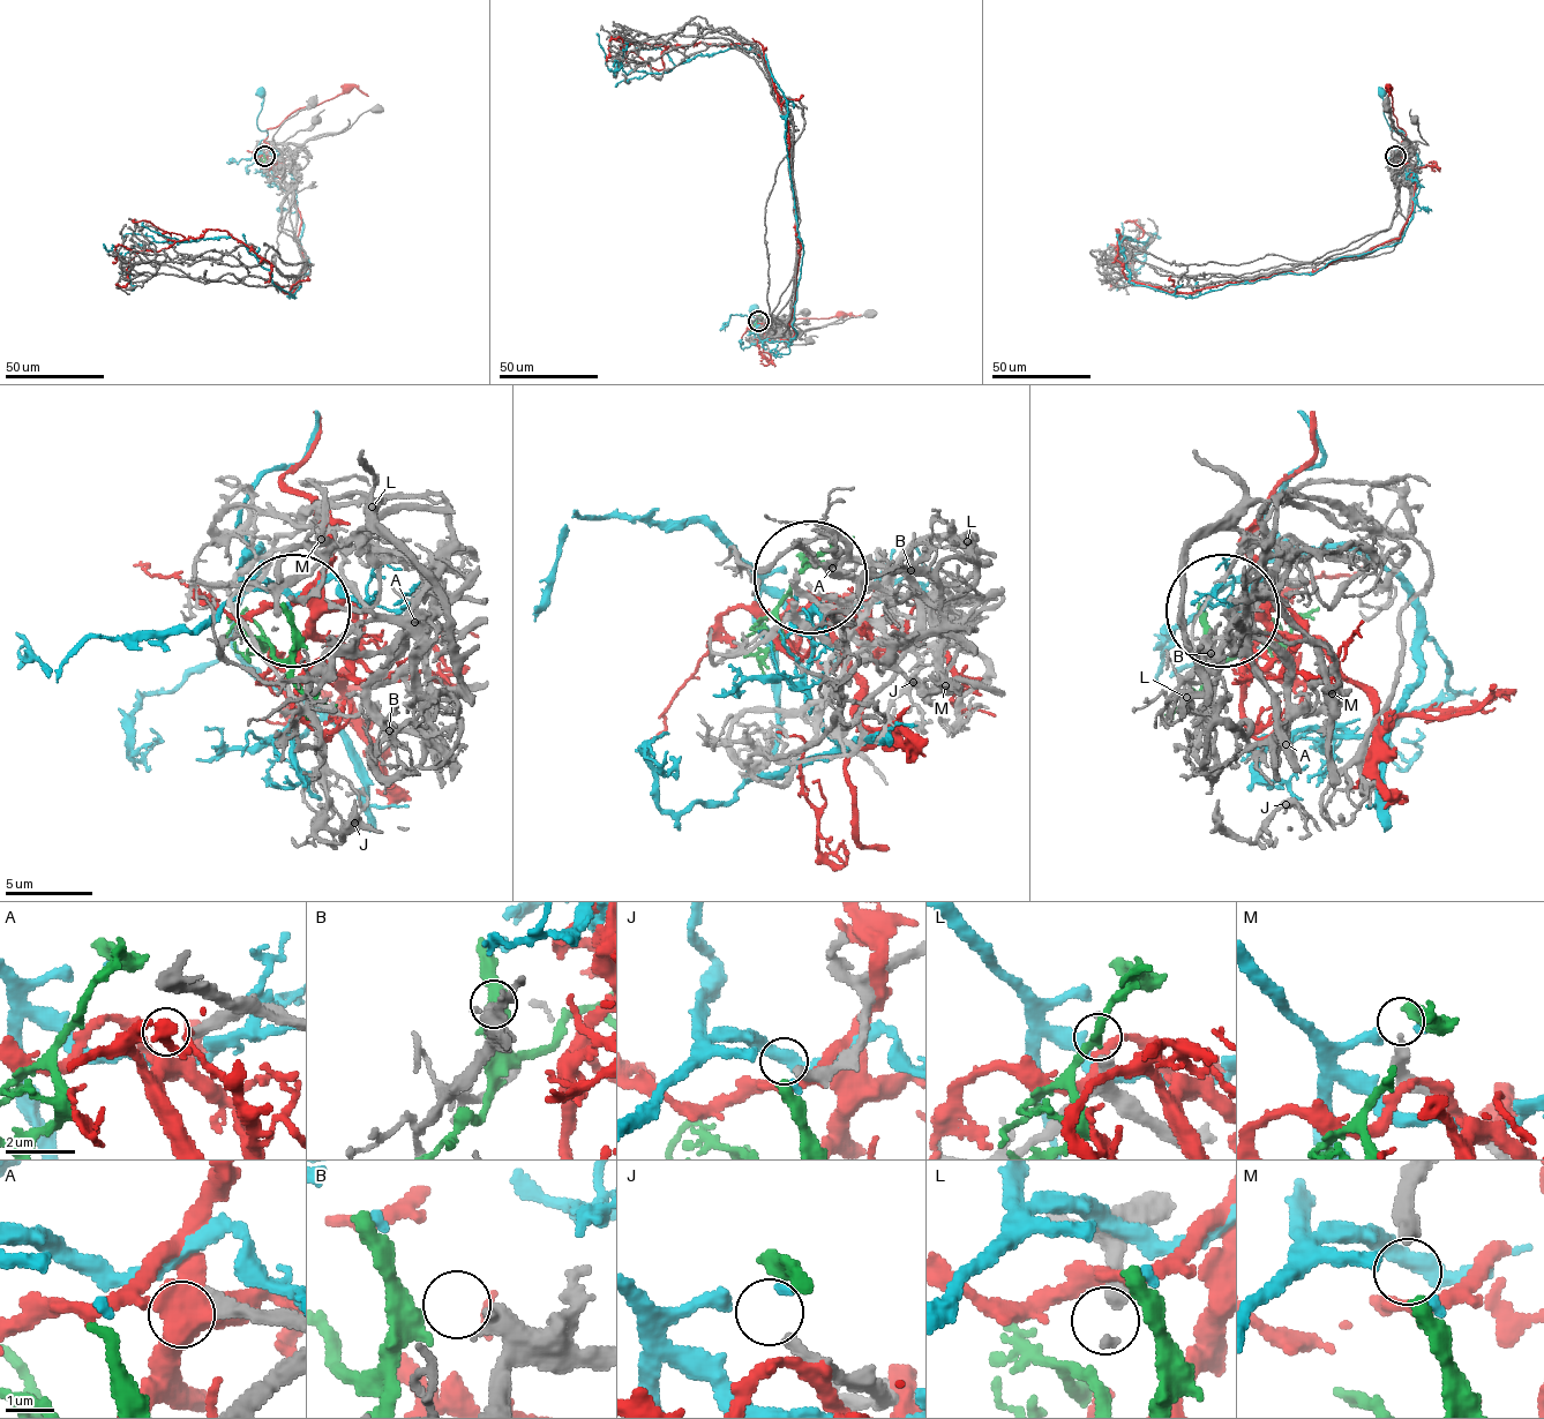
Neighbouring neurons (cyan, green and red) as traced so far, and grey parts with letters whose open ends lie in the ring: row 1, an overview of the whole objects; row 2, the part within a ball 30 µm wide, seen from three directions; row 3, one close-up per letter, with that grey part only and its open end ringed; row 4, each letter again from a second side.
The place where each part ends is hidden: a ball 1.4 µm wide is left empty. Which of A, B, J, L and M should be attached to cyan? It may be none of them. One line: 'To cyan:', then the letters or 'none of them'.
To cyan: none of them

